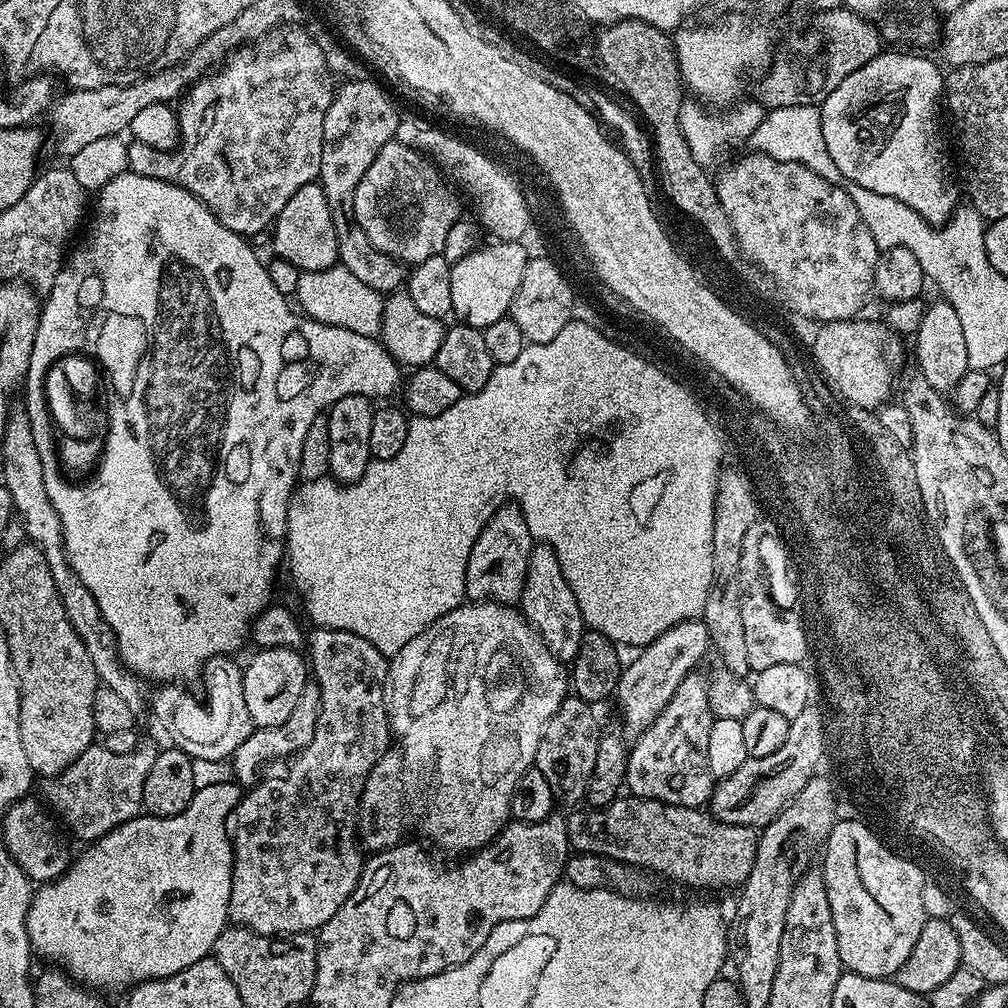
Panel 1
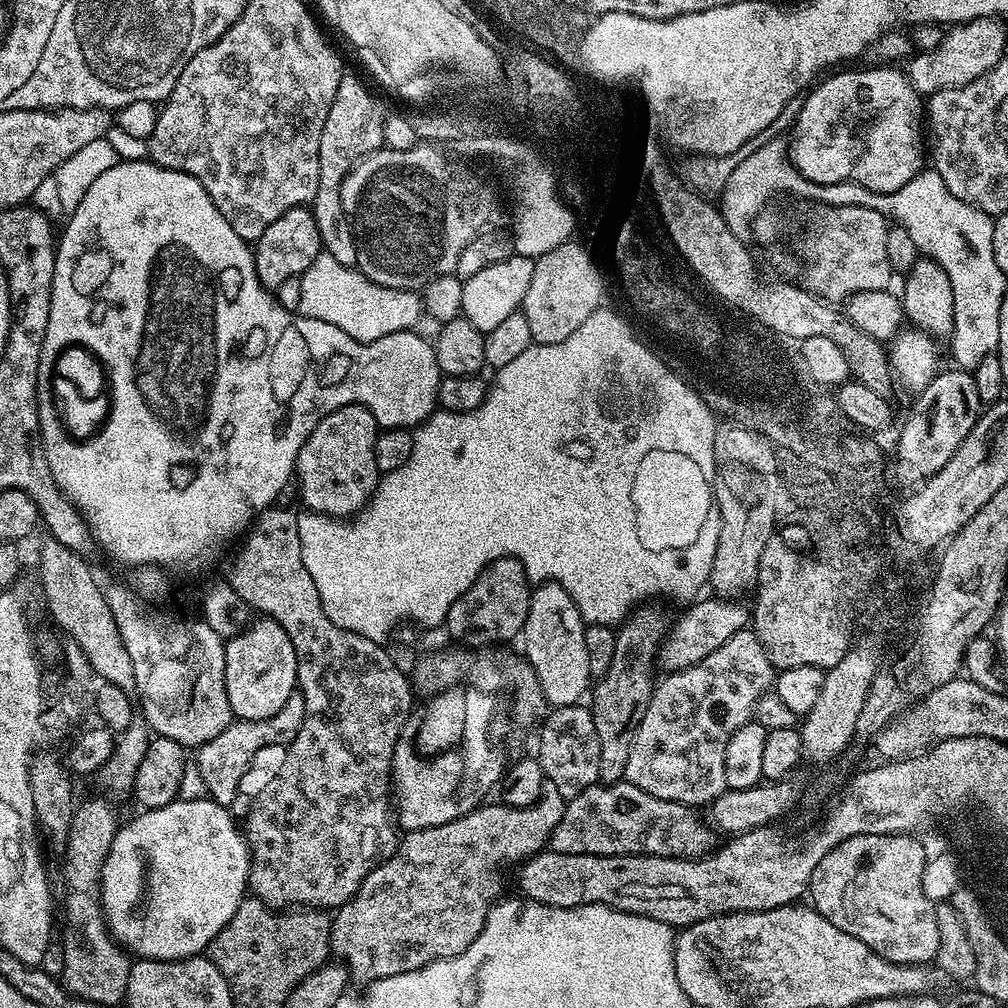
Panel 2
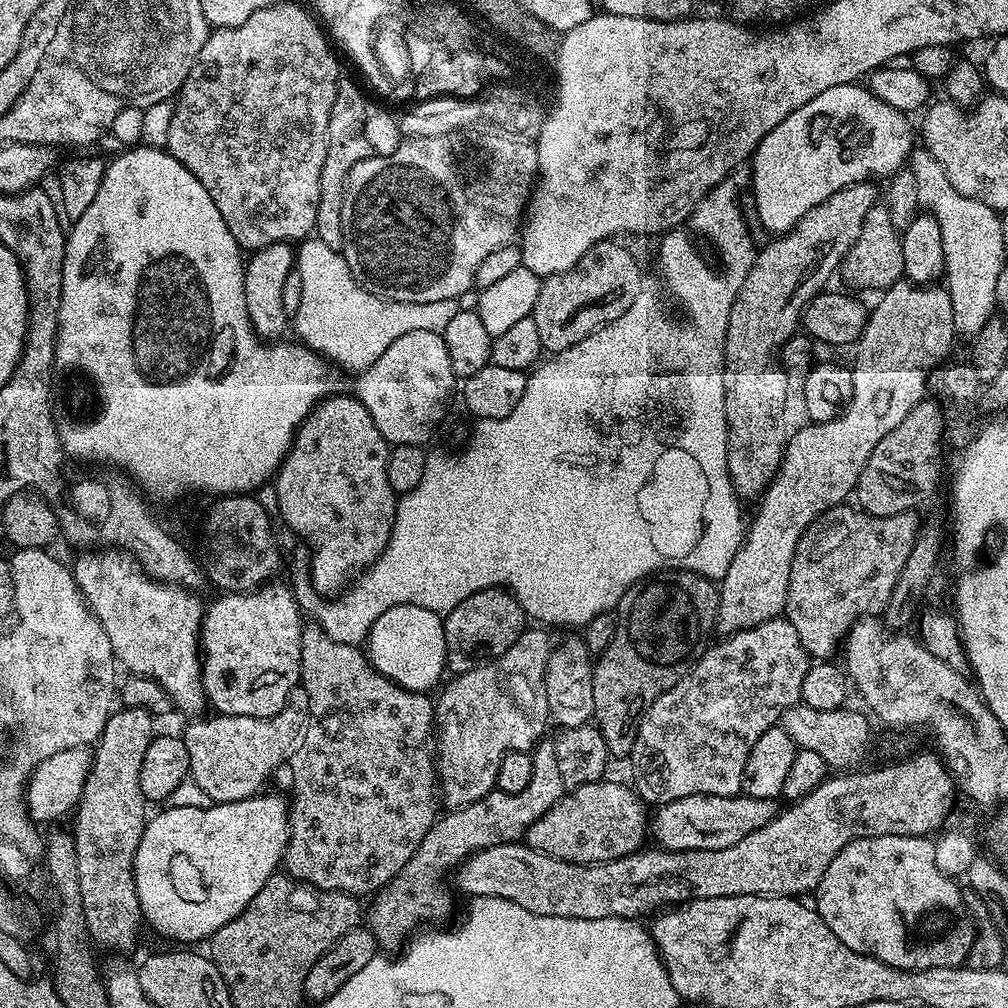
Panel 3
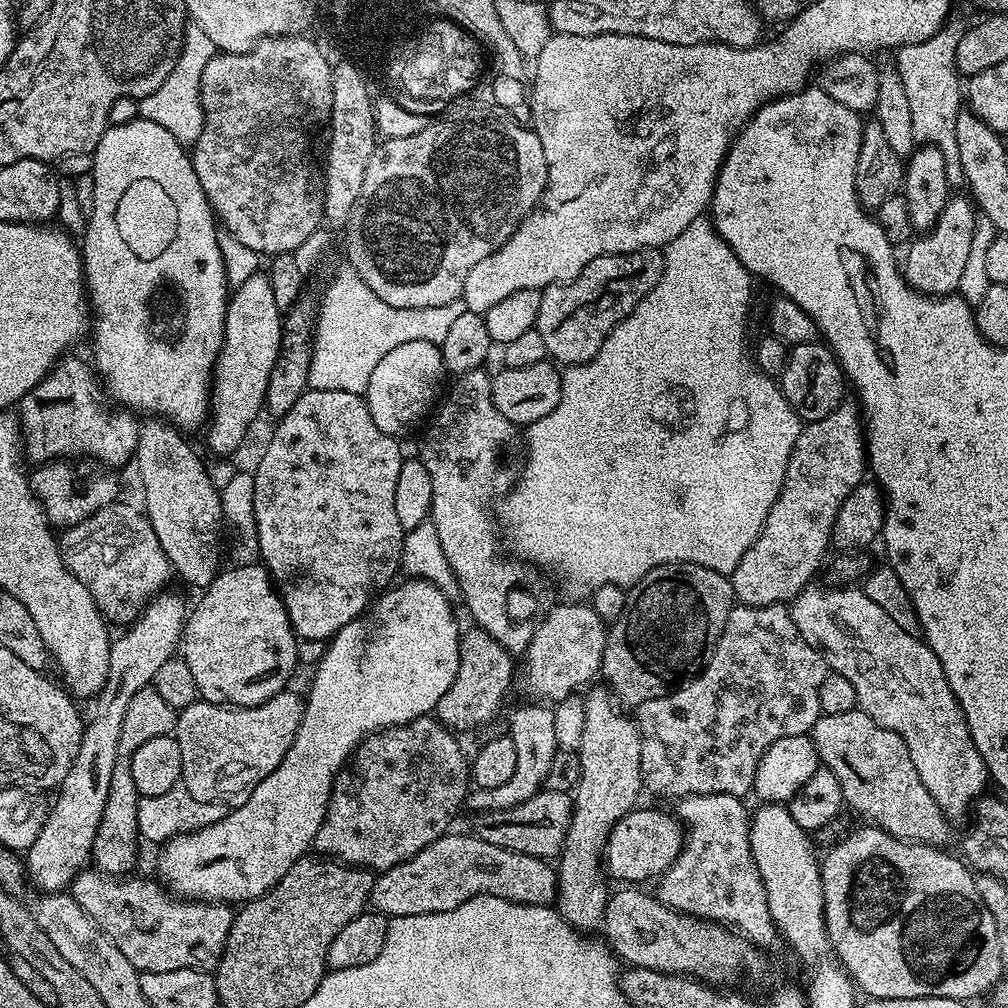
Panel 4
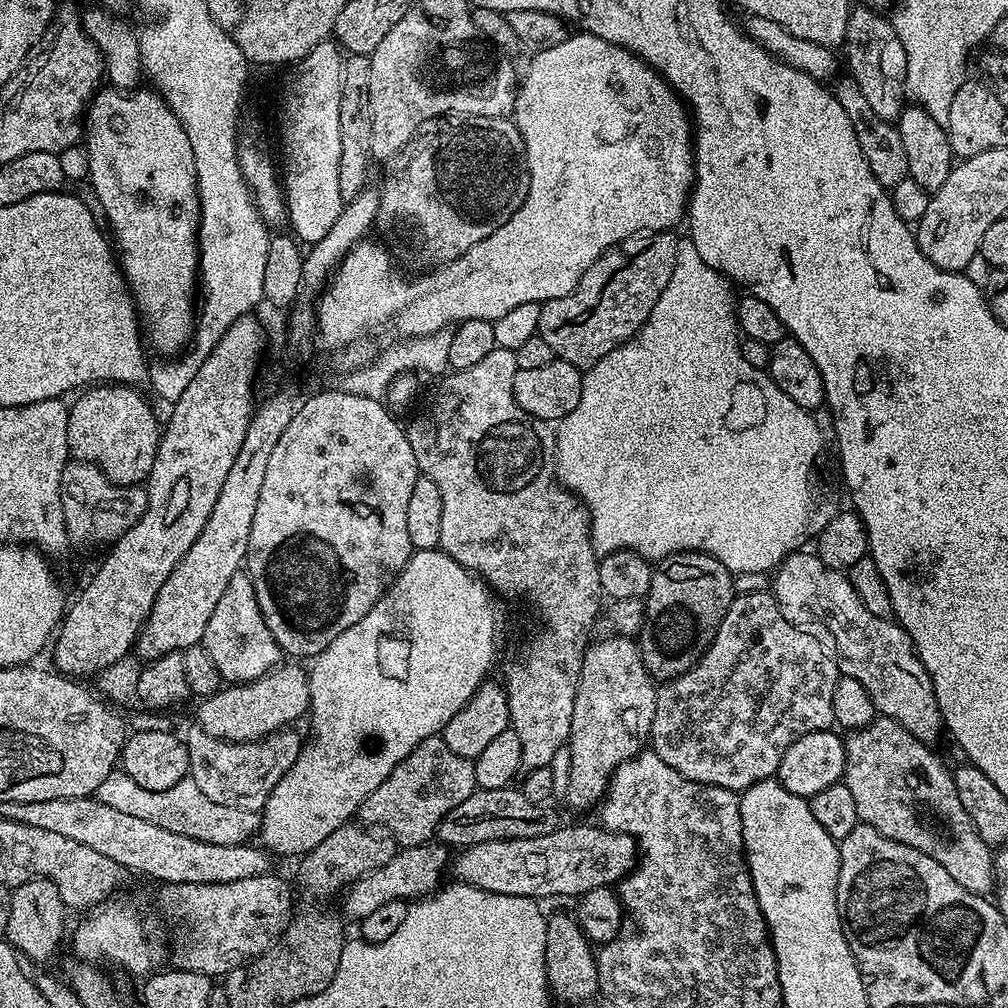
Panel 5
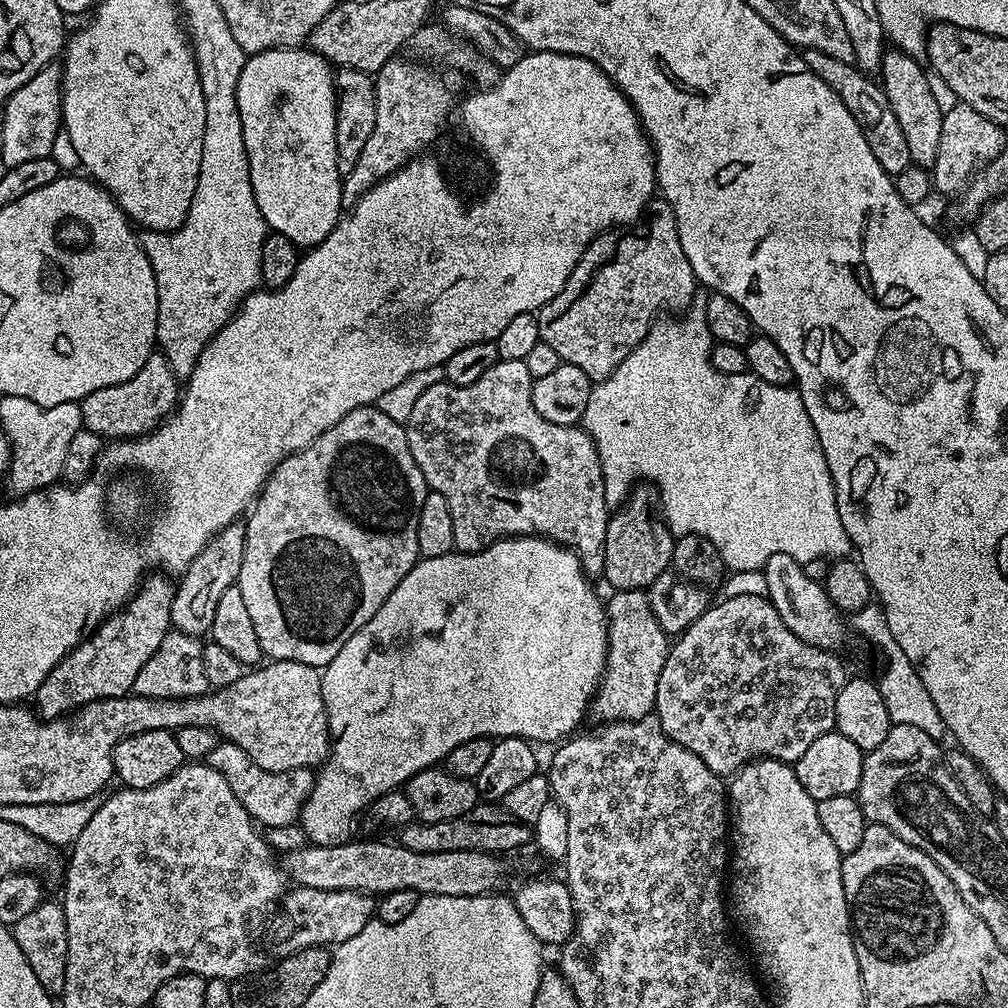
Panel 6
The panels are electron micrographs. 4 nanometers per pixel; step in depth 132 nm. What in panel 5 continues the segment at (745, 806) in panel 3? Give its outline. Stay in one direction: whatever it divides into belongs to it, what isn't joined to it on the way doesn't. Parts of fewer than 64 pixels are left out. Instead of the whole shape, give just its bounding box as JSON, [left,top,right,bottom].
[450,826,638,902]

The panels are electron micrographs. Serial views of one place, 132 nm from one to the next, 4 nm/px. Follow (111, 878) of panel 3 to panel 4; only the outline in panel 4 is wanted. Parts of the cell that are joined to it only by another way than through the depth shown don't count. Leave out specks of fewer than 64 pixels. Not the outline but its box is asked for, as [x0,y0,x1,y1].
[91,686,177,875]

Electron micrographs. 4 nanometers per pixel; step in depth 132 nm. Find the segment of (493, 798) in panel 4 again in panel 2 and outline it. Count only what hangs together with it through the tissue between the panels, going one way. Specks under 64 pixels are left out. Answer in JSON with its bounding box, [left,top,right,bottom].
[331,783,566,982]

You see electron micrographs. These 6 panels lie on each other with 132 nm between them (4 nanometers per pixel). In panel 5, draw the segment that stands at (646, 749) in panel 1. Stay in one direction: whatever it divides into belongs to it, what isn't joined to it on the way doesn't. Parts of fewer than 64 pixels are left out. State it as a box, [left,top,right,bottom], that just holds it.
[650,591,841,794]

